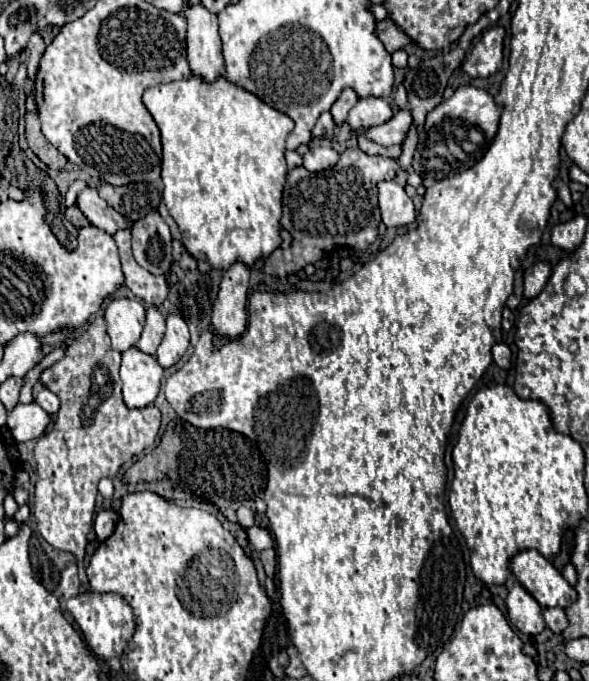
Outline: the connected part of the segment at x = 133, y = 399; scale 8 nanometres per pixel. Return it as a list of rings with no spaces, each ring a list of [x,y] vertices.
[[[131,347],[123,353],[121,361],[121,381],[123,381],[123,401],[127,407],[149,407],[155,403],[161,387],[163,367],[153,355],[141,353]]]

